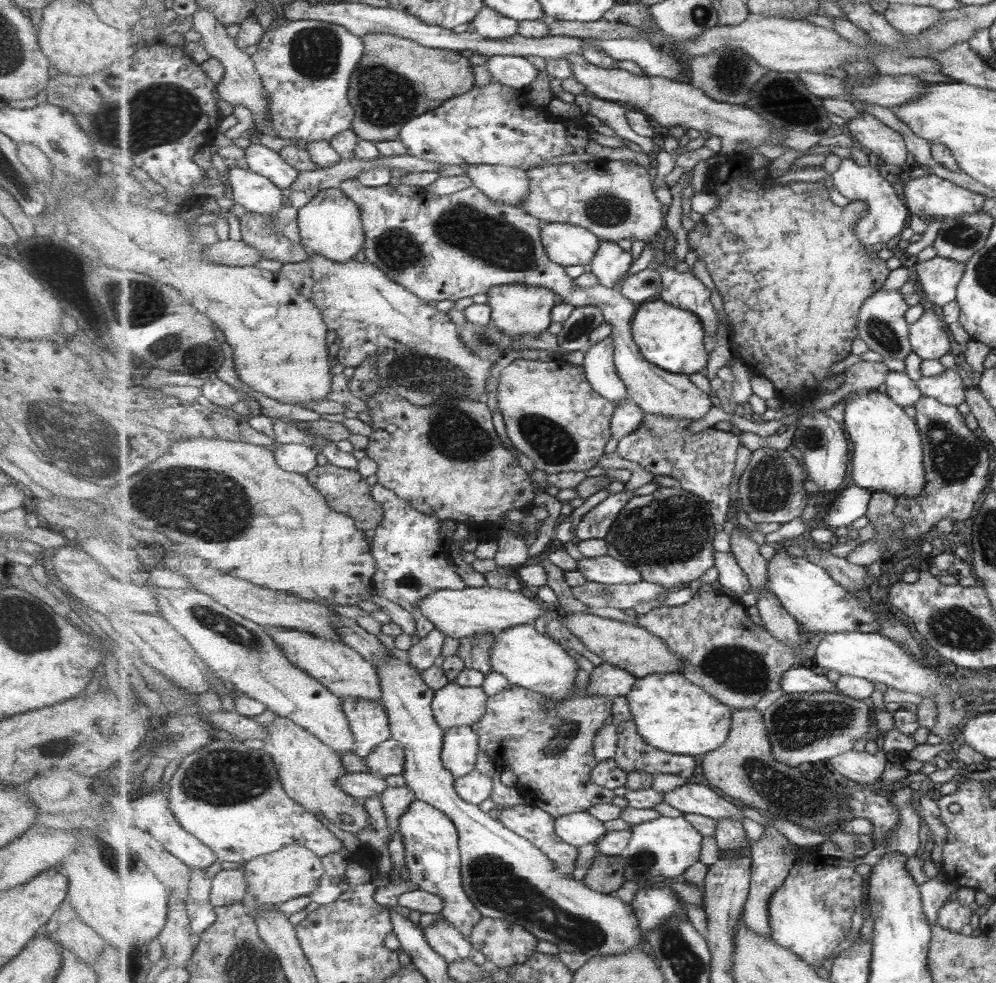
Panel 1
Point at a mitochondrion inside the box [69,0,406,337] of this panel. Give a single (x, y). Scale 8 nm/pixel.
(163, 113)

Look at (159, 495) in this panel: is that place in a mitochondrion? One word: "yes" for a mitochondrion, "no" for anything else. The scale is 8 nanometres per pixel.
yes

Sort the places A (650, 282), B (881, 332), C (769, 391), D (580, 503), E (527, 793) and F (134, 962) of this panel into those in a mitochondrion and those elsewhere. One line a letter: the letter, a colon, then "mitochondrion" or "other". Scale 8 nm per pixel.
A: other
B: mitochondrion
C: other
D: other
E: other
F: mitochondrion

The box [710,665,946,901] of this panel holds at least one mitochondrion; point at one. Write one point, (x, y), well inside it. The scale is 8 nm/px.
(798, 723)

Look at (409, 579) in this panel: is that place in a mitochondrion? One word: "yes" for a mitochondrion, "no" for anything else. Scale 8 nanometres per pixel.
yes

